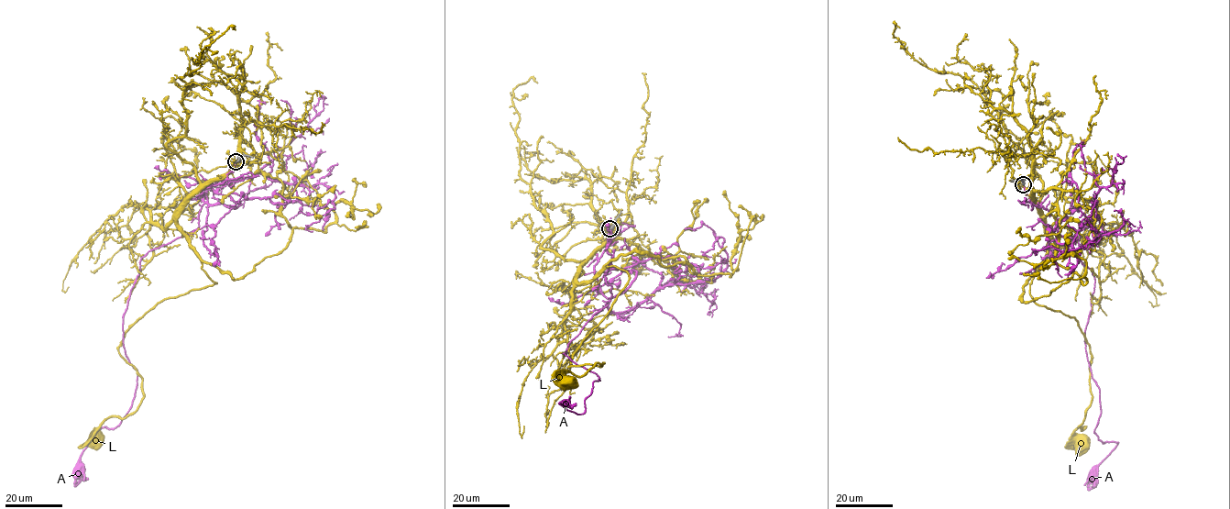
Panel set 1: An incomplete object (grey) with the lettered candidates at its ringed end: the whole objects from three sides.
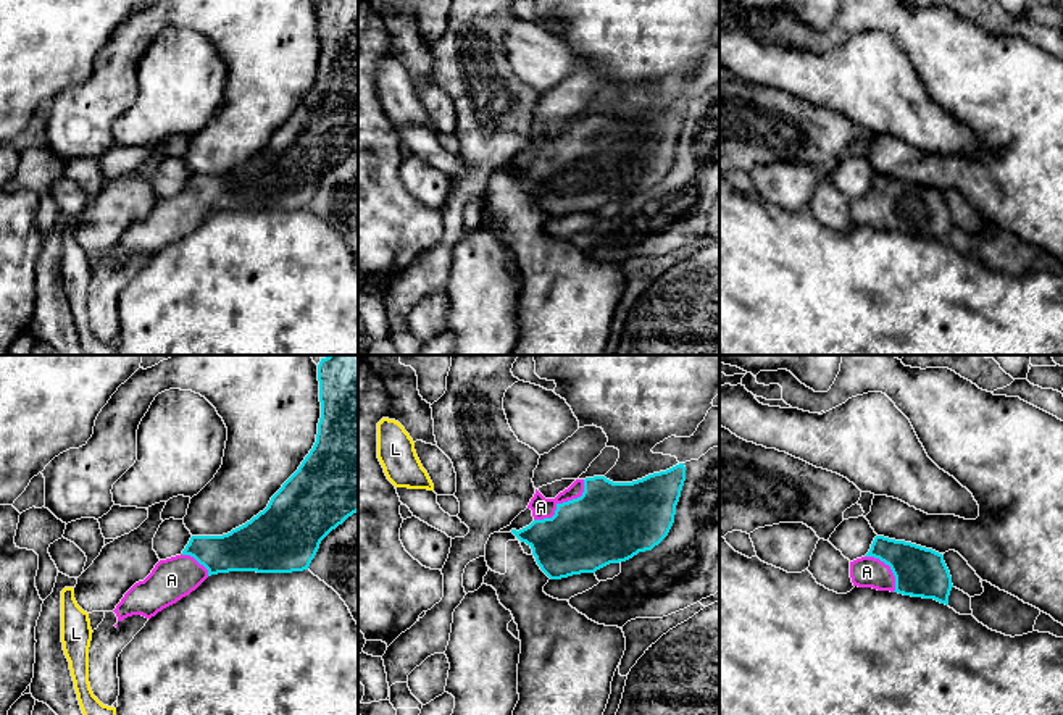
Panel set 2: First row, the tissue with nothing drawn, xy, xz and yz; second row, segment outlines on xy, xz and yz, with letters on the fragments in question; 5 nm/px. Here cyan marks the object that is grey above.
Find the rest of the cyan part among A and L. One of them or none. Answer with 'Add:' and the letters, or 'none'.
Add: A

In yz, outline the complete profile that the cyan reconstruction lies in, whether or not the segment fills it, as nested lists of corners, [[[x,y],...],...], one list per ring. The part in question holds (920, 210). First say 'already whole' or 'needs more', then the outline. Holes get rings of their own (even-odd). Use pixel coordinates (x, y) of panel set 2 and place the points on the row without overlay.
needs more | [[[876,174],[869,190],[850,200],[853,224],[934,237],[948,244],[953,226],[944,194],[911,181]]]

